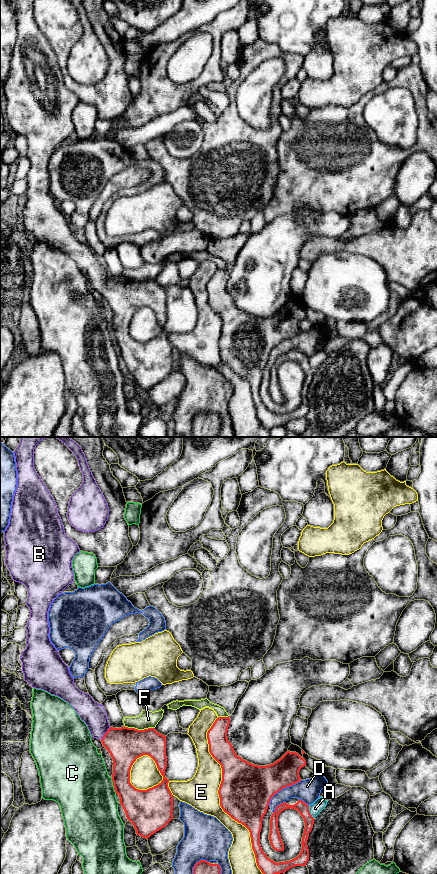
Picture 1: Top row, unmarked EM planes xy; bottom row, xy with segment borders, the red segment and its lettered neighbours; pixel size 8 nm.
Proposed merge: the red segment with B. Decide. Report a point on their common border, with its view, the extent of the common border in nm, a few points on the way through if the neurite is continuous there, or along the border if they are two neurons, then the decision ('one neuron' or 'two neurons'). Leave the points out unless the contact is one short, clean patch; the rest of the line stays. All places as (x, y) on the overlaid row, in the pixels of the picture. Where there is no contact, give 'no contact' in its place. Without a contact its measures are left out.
meets red in xy at (105, 733); contact 130 nm long; runs through xy (125, 745), (112, 739), (105, 733), (99, 727), (94, 715); one neuron

